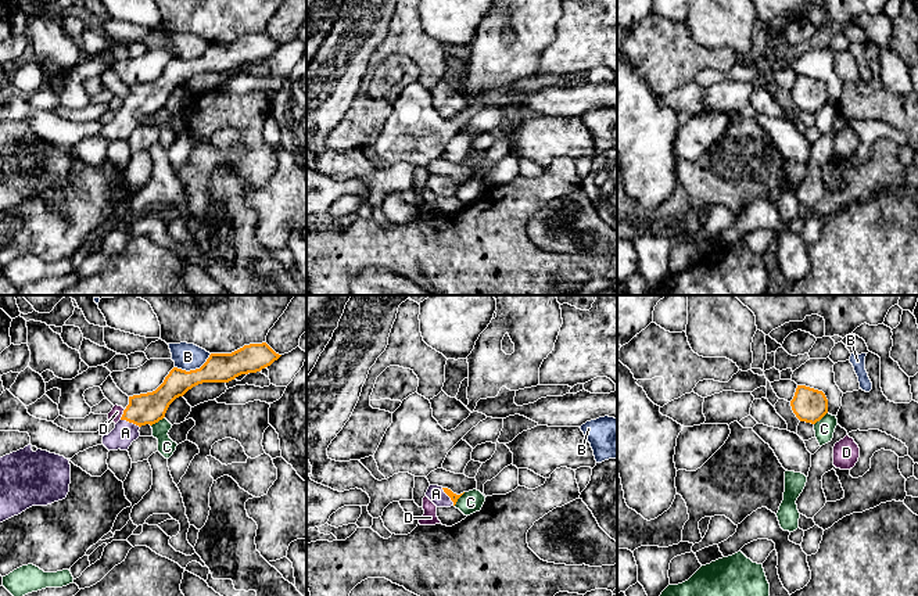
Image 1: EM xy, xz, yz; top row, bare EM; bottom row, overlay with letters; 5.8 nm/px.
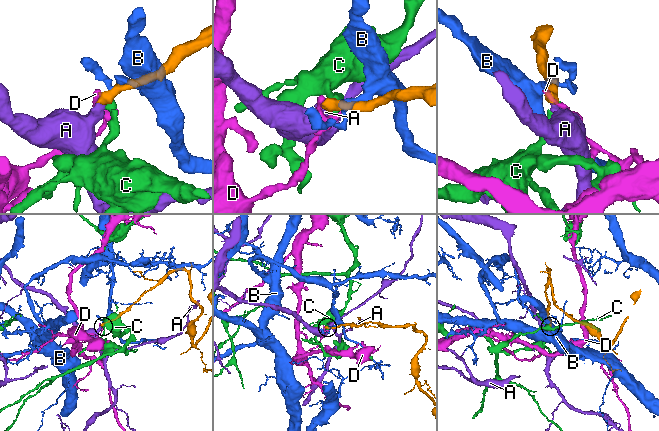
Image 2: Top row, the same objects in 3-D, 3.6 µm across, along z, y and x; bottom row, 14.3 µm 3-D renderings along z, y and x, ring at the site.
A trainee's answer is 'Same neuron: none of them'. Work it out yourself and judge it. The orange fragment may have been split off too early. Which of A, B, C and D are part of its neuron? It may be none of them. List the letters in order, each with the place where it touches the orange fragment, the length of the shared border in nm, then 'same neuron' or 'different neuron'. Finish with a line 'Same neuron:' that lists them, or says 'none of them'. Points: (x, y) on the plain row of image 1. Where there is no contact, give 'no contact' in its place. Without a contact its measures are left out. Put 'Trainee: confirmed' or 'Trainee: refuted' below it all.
A: meets orange in xy at (131, 111); contact 120 nm long; same neuron
B: meets orange in xy at (193, 60); contact 240 nm long; different neuron
C: meets orange in xy at (157, 111); contact 100 nm long; different neuron
D: meets orange in xy at (122, 104); contact 70 nm long; different neuron
Same neuron: A
Trainee: refuted

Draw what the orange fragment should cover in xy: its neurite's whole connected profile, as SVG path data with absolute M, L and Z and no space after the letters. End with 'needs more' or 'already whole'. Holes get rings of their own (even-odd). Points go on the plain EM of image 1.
M262 32L244 35L232 43L211 43L196 60L173 57L155 80L129 86L129 94L121 109L103 126L103 134L108 140L128 140L140 126L141 115L153 115L162 109L169 94L193 76L202 72L229 72L241 64L261 61L280 46Z; needs more

